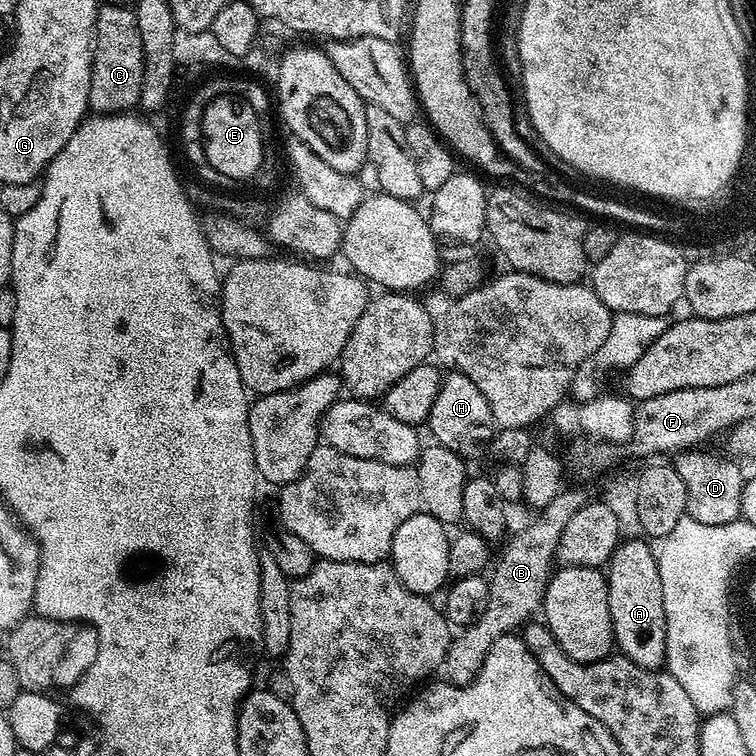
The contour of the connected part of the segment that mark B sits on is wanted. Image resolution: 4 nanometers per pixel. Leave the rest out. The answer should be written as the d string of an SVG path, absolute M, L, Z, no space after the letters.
M572 488L569 492L568 489L561 490L554 502L546 502L546 506L535 513L536 520L530 521L525 528L518 529L512 537L509 535L503 541L504 549L497 560L495 557L490 568L492 576L487 577L486 610L482 610L480 617L463 629L448 648L442 665L442 672L448 675L445 676L447 683L470 683L478 674L478 670L482 670L482 662L486 662L490 646L494 646L498 638L515 633L541 611L544 591L548 581L552 579L562 530L566 522L570 522L570 518L574 518L574 514L578 514L578 510L582 510L582 506L589 502L590 496L584 488Z

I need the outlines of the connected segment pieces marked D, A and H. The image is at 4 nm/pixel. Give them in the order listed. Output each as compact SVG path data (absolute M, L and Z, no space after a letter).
M681 450L674 456L678 478L686 482L687 515L693 516L698 522L706 522L706 526L728 524L740 516L745 473L740 473L741 465L727 455L715 456L712 452L700 451L704 450Z
M621 539L606 568L612 638L619 655L630 658L630 662L638 662L638 666L643 668L659 669L664 664L664 655L666 654L666 610L662 606L662 578L658 574L658 562L653 545L651 548L648 545L651 543L647 539L639 539Z
M453 371L441 379L438 398L434 398L434 406L430 406L426 428L432 431L431 439L435 443L465 458L485 455L497 431L496 420L490 414L490 402L486 402L482 390L478 390L478 386L474 386L466 374Z

